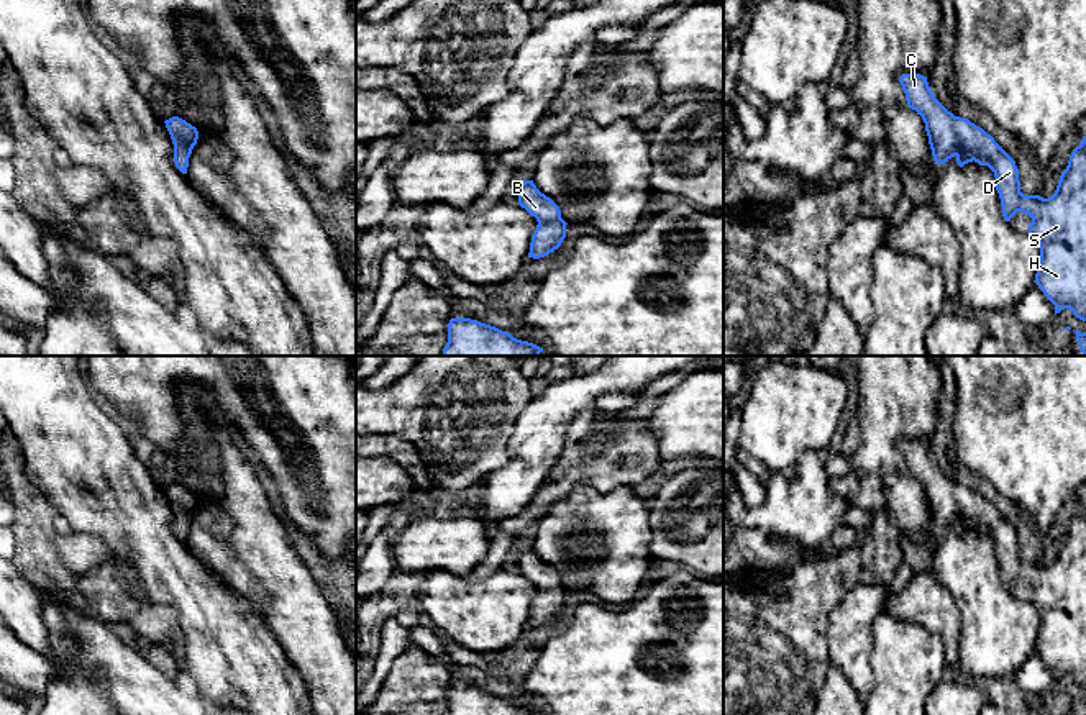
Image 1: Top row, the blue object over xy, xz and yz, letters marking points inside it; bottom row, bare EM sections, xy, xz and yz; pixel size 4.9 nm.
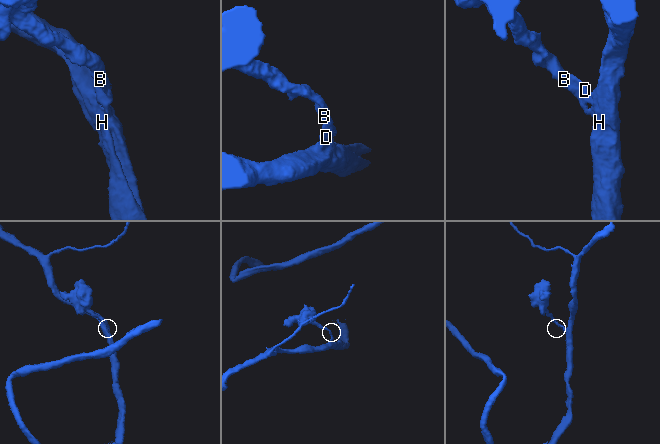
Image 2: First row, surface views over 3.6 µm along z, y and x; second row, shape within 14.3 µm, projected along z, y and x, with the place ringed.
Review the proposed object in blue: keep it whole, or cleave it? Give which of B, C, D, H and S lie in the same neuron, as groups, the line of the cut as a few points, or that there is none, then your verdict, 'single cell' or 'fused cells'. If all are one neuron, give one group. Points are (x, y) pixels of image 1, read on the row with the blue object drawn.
B C D H S; no cut; single cell

